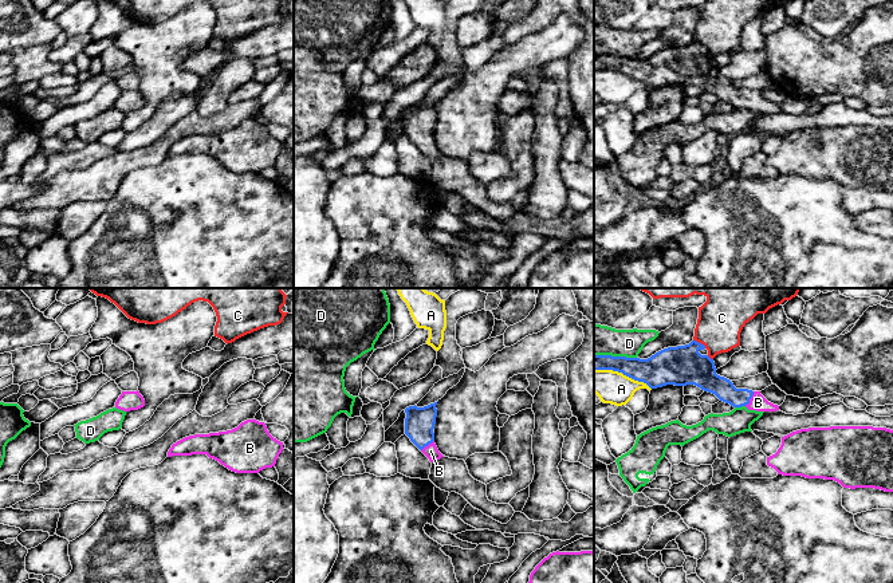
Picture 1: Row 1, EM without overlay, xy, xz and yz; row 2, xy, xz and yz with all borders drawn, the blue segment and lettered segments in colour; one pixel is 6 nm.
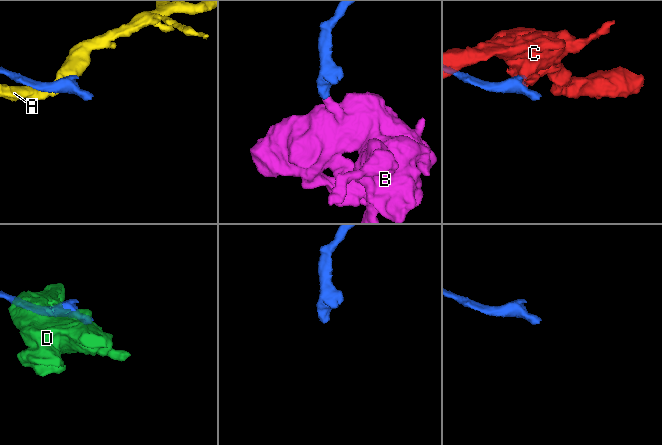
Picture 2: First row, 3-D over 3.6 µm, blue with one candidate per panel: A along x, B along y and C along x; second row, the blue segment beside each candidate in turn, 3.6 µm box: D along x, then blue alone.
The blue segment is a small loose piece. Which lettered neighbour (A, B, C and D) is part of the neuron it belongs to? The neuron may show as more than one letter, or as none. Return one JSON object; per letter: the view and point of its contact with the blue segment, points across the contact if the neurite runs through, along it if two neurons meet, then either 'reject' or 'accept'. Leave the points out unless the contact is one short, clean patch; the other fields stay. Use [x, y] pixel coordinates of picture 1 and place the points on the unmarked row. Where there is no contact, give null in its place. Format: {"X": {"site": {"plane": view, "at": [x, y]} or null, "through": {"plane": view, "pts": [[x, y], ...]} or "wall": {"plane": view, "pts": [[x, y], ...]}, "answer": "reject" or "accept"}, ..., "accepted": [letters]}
{"A": {"site": {"plane": "yz", "at": [622, 73]}, "answer": "reject"}, "B": {"site": {"plane": "yz", "at": [750, 98]}, "through": {"plane": "yz", "pts": [[722, 87], [735, 97], [750, 98], [758, 102]]}, "answer": "accept"}, "C": {"site": {"plane": "yz", "at": [700, 43]}, "wall": {"plane": "yz", "pts": [[693, 39], [705, 47]]}, "answer": "reject"}, "D": {"site": {"plane": "yz", "at": [616, 56]}, "answer": "reject"}, "accepted": ["B"]}

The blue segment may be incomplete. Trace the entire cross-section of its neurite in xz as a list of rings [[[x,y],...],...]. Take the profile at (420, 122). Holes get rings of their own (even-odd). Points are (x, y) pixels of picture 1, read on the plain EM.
[[[437,102],[424,107],[409,106],[405,109],[405,134],[429,158],[430,162],[444,157],[434,143],[434,123]]]

